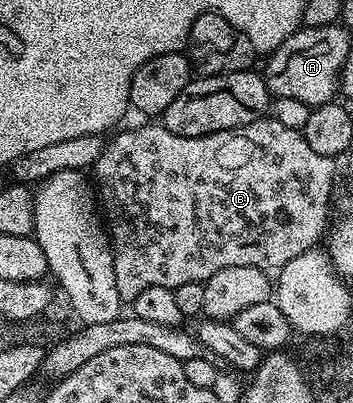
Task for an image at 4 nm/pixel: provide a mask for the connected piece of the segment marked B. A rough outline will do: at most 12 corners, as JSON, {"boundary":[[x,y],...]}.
{"boundary":[[270,117],[104,146],[117,292],[271,273],[328,226],[332,156]]}

